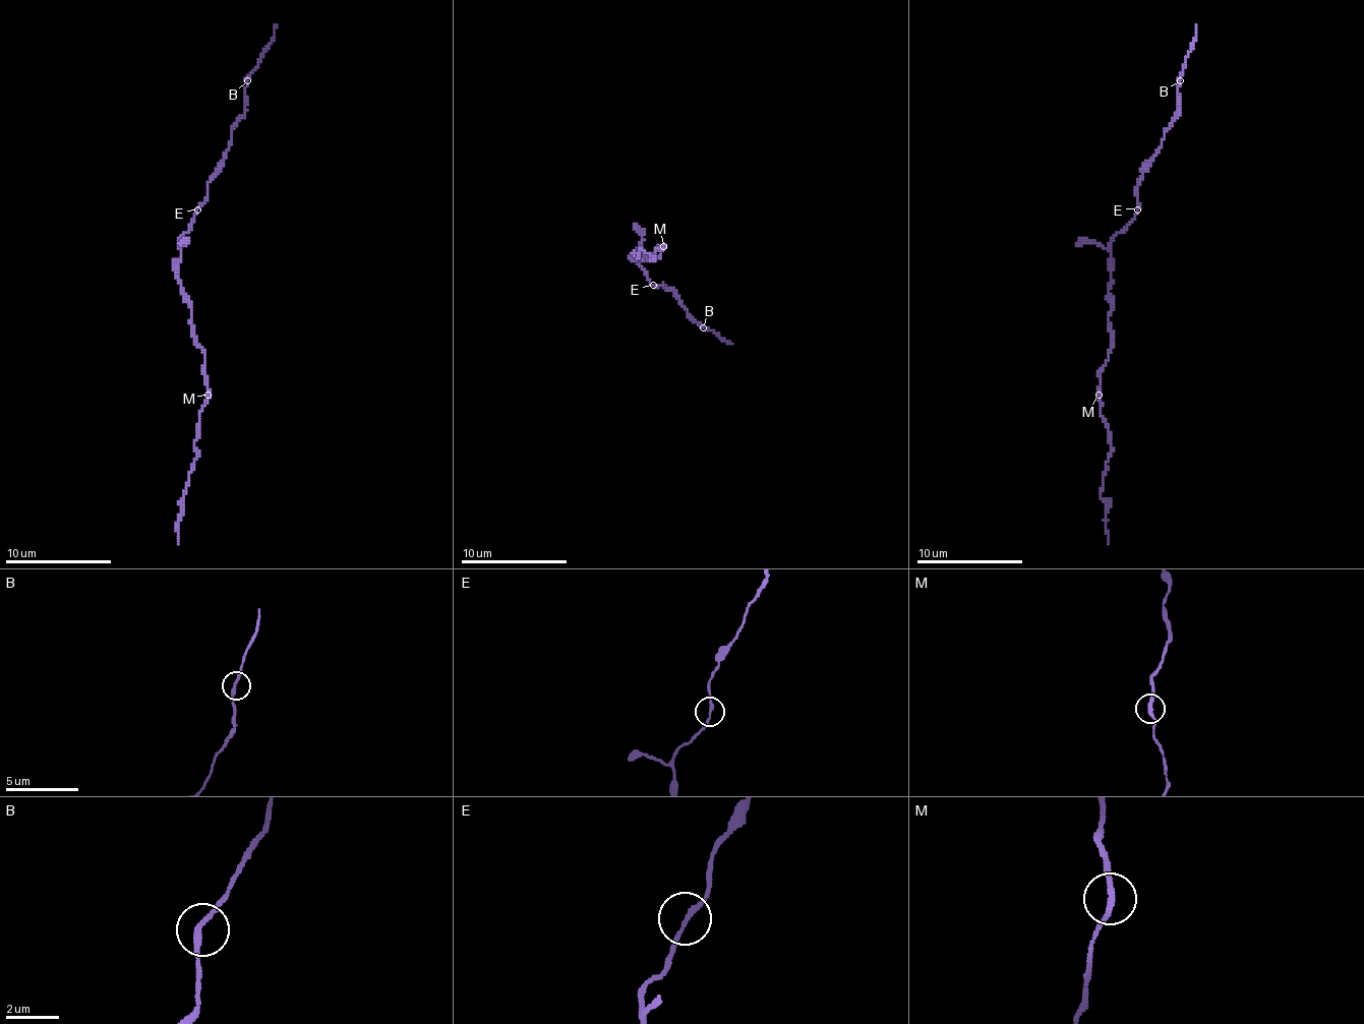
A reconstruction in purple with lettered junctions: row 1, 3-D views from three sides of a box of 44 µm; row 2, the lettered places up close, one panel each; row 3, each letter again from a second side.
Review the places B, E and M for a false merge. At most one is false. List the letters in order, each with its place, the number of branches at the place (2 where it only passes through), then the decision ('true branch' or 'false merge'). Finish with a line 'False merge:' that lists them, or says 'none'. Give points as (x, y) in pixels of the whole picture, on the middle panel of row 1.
B: (703, 327) | 2 | true branch
E: (653, 285) | 2 | true branch
M: (663, 246) | 2 | false merge
False merge: M

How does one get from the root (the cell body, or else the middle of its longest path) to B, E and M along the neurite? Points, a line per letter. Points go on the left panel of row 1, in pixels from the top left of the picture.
B: (178, 273), (181, 238), (208, 195), (210, 176), (231, 144), (231, 128), (244, 113), (247, 80)
E: (178, 273), (181, 238), (188, 230), (196, 208)
M: (178, 273), (181, 294), (191, 309), (194, 342), (204, 355), (208, 395)

